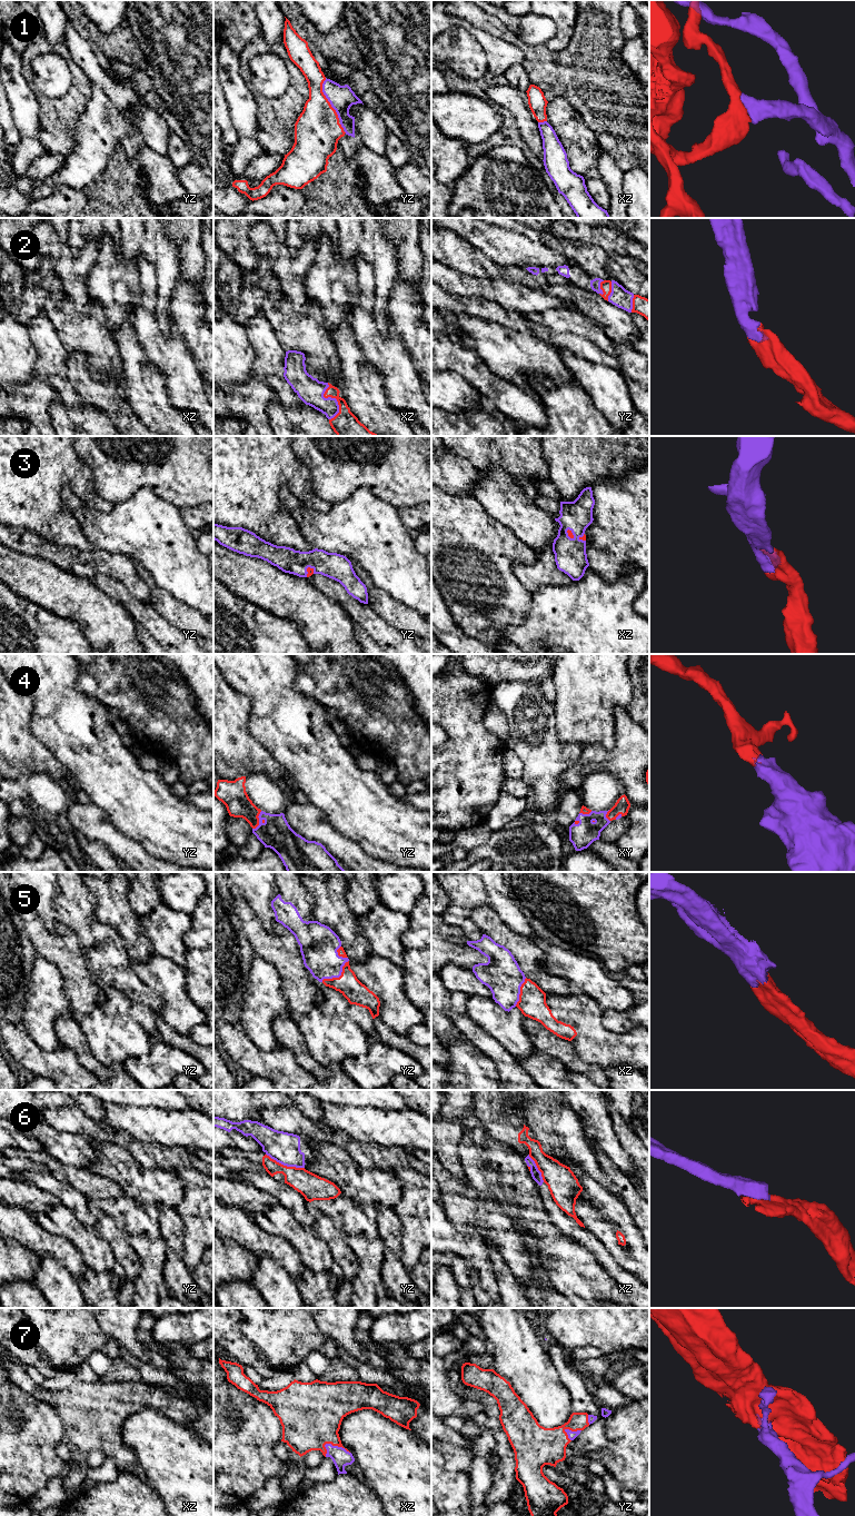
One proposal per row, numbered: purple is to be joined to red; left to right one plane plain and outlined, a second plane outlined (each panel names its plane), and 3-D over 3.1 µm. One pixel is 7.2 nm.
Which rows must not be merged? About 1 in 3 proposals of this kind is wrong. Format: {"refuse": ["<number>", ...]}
{"refuse": ["6"]}

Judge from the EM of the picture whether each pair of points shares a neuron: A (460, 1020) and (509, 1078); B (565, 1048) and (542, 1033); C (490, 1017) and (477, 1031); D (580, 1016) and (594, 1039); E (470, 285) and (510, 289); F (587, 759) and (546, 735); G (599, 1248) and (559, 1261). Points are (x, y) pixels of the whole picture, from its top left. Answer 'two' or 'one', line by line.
A: one
B: one
C: two
D: one
E: one
F: two
G: two

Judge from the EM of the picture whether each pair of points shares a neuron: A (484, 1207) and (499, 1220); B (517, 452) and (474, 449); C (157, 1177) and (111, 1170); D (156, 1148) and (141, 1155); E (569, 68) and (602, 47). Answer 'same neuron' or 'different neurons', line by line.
A: same neuron
B: same neuron
C: same neuron
D: same neuron
E: same neuron

